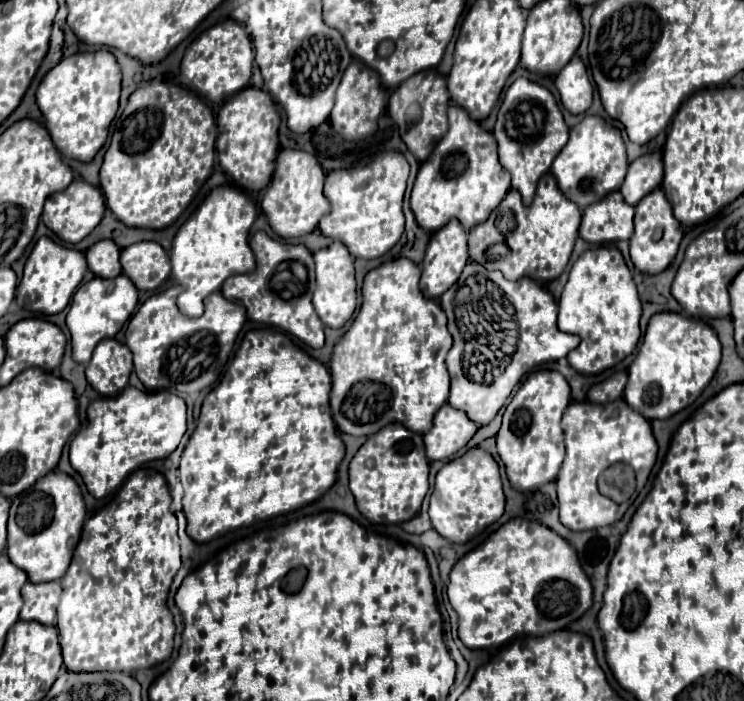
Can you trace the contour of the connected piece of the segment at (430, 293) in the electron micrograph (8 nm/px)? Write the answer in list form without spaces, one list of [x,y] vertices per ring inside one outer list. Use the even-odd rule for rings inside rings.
[[[452,219],[446,227],[436,231],[428,243],[422,265],[420,291],[428,299],[438,299],[458,281],[466,263],[466,233],[458,219]]]

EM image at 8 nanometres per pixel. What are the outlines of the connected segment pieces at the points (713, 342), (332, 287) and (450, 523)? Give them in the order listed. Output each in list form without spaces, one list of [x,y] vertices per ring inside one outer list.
[[[656,313],[648,323],[638,355],[628,369],[624,399],[634,411],[646,415],[648,421],[668,419],[700,397],[718,365],[720,341],[706,323],[678,313]]]
[[[334,241],[330,247],[314,253],[316,259],[316,291],[314,307],[326,327],[340,329],[356,309],[356,279],[354,279],[354,257],[346,251],[344,243]]]
[[[474,447],[462,457],[446,463],[436,475],[428,513],[432,527],[452,543],[466,543],[488,525],[498,521],[504,513],[504,493],[494,457],[488,451]]]

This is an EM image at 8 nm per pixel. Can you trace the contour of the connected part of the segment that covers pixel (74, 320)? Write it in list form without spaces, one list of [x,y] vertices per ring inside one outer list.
[[[118,275],[116,279],[102,279],[94,277],[92,281],[84,283],[72,297],[72,305],[66,317],[66,325],[70,329],[72,339],[72,357],[78,363],[88,363],[92,357],[94,347],[100,339],[114,337],[122,325],[130,319],[138,303],[138,291],[134,283],[126,275]]]

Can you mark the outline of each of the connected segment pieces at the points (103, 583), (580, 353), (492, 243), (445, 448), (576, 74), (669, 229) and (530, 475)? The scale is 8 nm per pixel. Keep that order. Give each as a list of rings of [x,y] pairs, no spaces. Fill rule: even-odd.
[[[152,469],[134,471],[118,489],[114,501],[84,523],[82,539],[74,551],[66,575],[60,579],[62,597],[58,605],[58,631],[68,671],[124,671],[162,663],[172,655],[174,619],[166,599],[174,575],[180,569],[180,537],[176,515],[170,511],[166,479]]]
[[[610,245],[584,251],[576,259],[564,285],[558,313],[558,329],[576,333],[582,339],[566,357],[570,367],[582,375],[598,375],[620,363],[640,341],[640,315],[642,303],[638,289],[618,247]]]
[[[546,173],[538,181],[536,197],[530,207],[524,207],[518,191],[510,189],[502,203],[492,211],[488,221],[476,225],[470,231],[470,259],[490,271],[498,269],[510,281],[518,281],[520,277],[530,277],[540,283],[558,279],[578,239],[580,221],[582,211],[578,209],[578,205],[566,199],[558,189],[554,175]]]
[[[448,403],[442,405],[434,417],[432,429],[424,435],[428,459],[438,461],[452,457],[474,437],[476,429],[478,425],[470,421],[464,411],[458,411]]]
[[[578,55],[570,59],[570,63],[558,73],[556,77],[556,87],[562,97],[562,105],[572,113],[584,113],[592,105],[592,83],[588,79],[586,65]]]
[[[654,189],[636,205],[634,225],[636,225],[636,231],[630,237],[630,259],[632,259],[634,267],[638,267],[642,273],[650,273],[650,275],[664,271],[676,257],[684,231],[682,231],[682,225],[676,221],[674,213],[672,213],[672,205],[668,203],[662,189]]]
[[[534,371],[520,385],[504,411],[502,427],[496,435],[498,455],[506,467],[510,485],[518,491],[532,491],[556,479],[564,461],[564,433],[560,419],[570,403],[570,387],[558,371]]]

